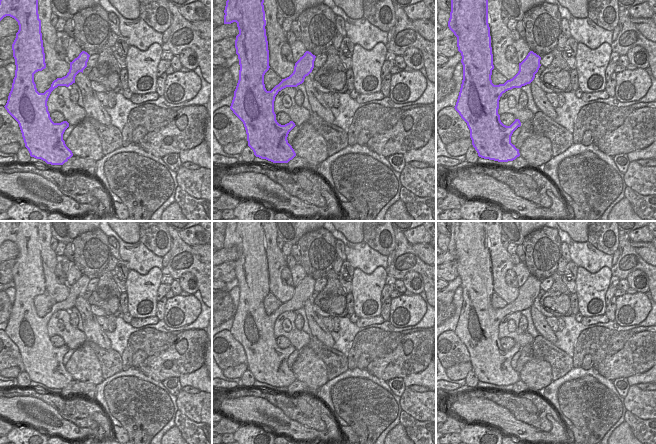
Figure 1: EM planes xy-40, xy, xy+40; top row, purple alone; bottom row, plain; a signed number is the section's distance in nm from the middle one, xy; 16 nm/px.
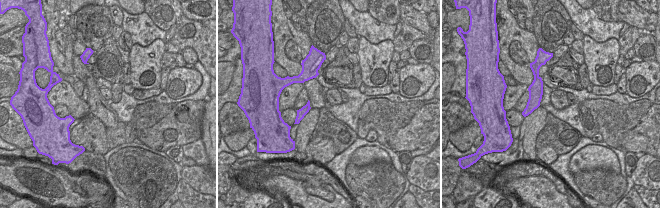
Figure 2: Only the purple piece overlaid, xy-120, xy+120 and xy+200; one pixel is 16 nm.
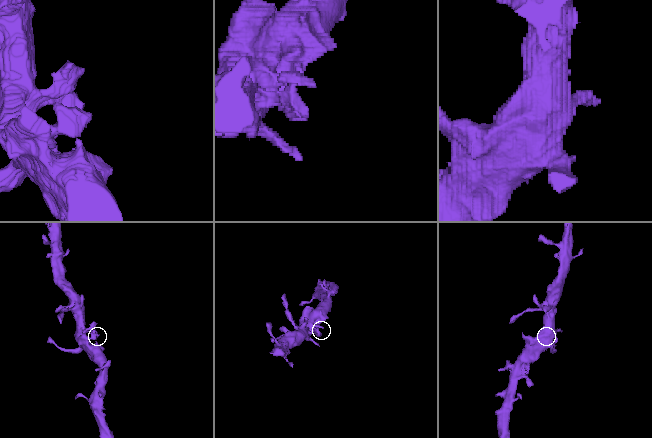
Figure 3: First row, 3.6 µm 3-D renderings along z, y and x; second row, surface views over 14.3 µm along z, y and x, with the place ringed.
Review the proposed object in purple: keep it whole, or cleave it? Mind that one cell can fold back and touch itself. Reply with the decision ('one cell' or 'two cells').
one cell

